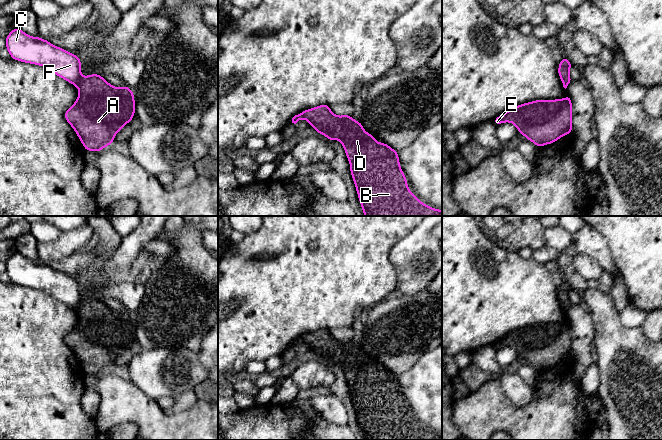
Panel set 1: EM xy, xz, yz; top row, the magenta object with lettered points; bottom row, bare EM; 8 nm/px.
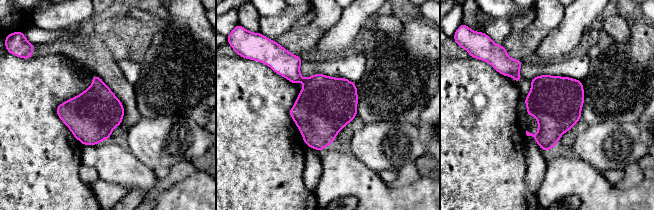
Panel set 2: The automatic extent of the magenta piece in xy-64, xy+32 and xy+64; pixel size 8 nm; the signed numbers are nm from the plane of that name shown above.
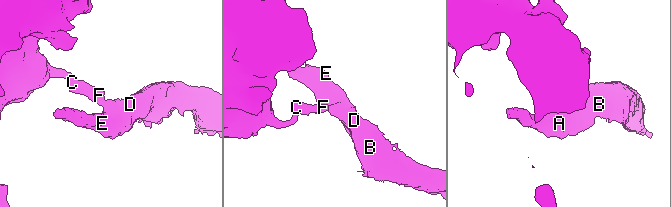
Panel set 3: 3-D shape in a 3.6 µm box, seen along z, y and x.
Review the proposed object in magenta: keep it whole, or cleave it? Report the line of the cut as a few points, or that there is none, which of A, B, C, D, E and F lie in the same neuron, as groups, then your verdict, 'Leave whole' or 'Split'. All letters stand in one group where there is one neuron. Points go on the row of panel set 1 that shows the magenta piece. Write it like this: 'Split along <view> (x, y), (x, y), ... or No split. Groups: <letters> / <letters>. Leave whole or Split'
Split along xy (81, 77), (76, 85). Groups: A B D E / C F. Split

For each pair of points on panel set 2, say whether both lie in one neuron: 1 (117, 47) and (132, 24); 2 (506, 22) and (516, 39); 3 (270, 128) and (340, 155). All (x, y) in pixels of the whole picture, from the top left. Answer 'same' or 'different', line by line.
1: different
2: different
3: different

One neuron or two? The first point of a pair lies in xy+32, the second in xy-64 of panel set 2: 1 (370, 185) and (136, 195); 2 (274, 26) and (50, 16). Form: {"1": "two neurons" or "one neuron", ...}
{"1": "two neurons", "2": "one neuron"}

